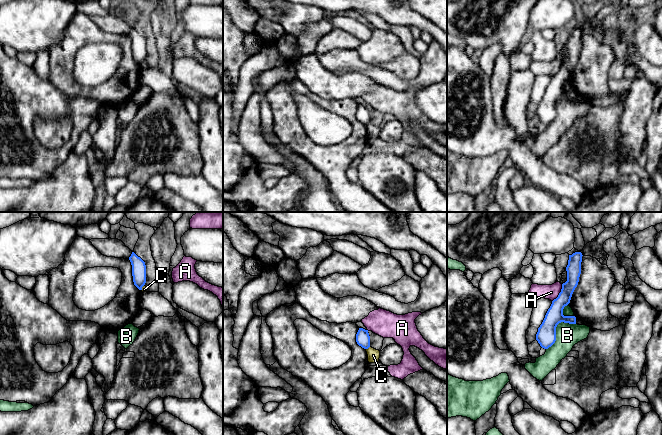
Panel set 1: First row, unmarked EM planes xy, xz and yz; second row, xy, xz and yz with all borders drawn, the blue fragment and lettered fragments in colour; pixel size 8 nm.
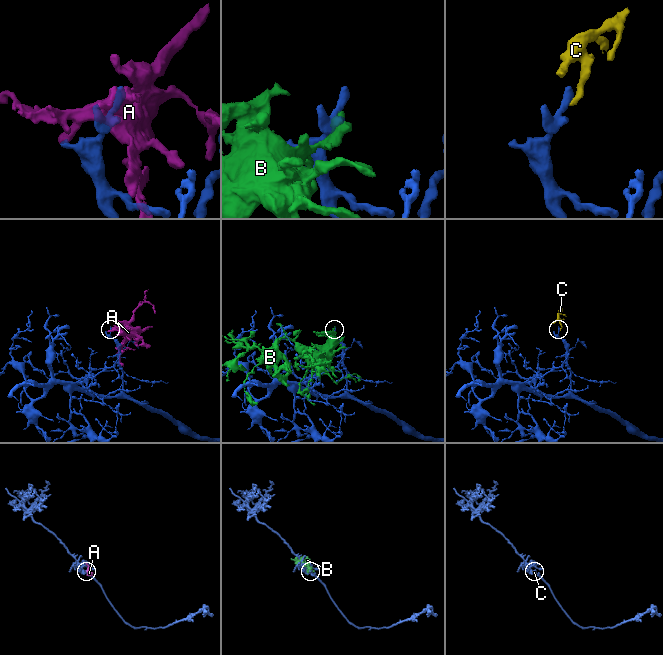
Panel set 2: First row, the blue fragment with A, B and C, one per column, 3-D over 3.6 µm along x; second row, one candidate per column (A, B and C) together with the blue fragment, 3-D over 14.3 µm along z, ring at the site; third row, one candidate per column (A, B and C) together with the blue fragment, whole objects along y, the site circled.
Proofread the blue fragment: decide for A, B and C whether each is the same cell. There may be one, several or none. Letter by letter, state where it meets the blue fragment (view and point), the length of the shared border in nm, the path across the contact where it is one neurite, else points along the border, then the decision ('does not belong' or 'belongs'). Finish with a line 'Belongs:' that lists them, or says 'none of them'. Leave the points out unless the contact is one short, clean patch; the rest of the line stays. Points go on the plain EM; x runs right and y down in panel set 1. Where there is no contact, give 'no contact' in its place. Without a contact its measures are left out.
A: contact yz (559, 69); length 170 nm; does not belong
B: contact yz (555, 105); length 320 nm; does not belong
C: contact xz (367, 124); length 40 nm; border xz (369, 122), (366, 125); does not belong
Belongs: none of them

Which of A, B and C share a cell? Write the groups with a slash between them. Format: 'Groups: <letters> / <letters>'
Groups: A B / C

